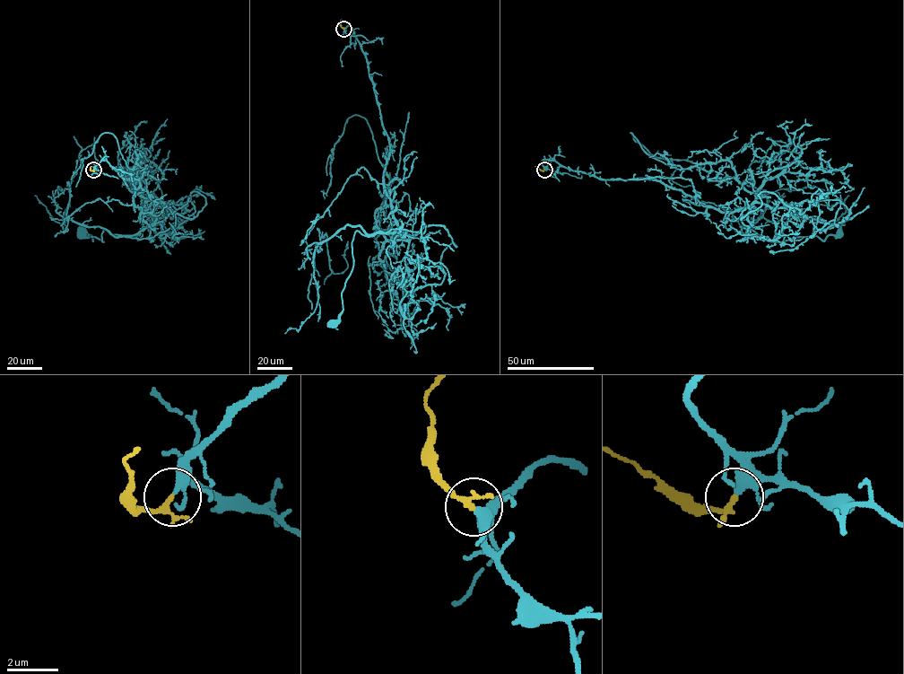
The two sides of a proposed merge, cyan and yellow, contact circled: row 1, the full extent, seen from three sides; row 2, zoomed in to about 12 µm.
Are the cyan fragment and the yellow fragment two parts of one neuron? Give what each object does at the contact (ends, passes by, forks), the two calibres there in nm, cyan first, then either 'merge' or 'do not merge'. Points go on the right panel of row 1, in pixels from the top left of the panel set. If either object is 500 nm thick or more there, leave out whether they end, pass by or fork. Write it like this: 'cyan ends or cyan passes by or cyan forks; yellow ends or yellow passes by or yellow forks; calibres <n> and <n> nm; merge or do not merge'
cyan passes by; yellow forks; calibres 280 and 140 nm; merge

